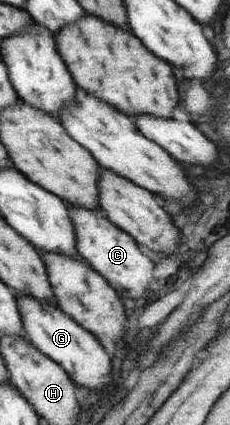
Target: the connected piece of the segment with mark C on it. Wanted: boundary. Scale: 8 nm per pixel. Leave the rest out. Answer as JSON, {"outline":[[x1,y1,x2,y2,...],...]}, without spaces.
{"outline":[[69,205,70,218,74,225,77,251,97,273,100,273,111,286,121,286,127,290,144,292,153,283,155,264,141,252,136,241,121,228,115,227,102,209,90,210]]}

